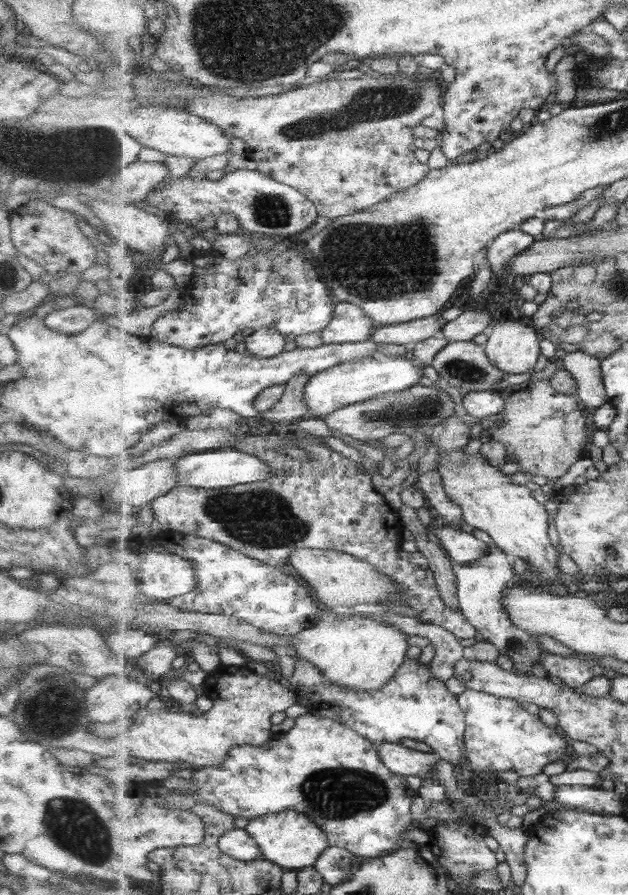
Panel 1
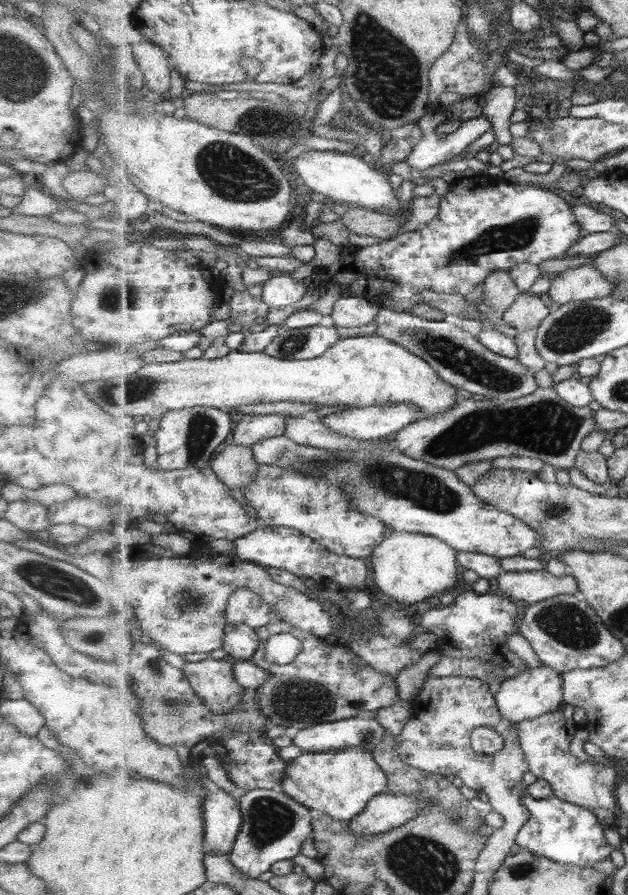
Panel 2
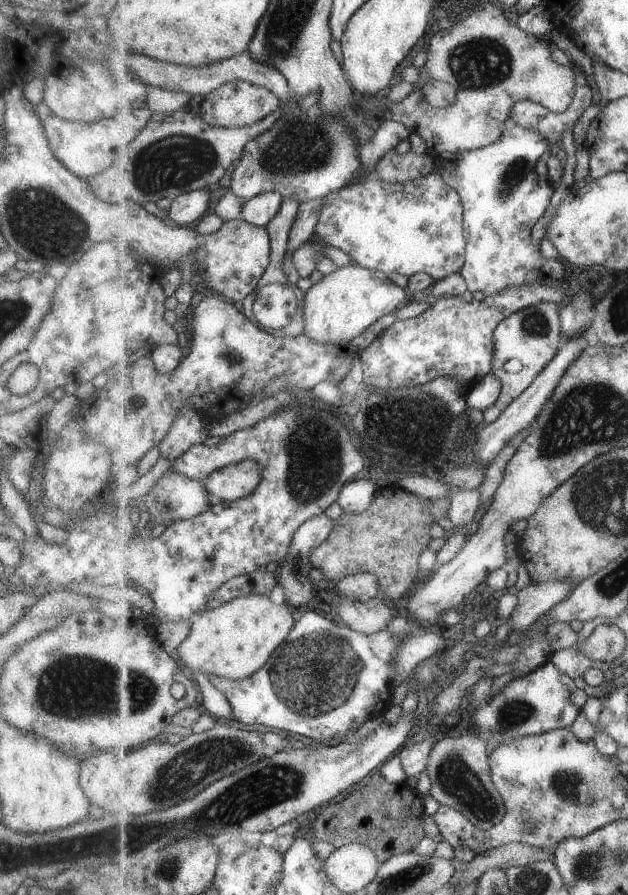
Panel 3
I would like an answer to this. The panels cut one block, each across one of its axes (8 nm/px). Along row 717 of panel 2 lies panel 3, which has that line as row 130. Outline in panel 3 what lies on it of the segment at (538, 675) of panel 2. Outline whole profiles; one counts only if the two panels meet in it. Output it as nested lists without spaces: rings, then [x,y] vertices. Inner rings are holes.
[[[513,119],[507,120],[505,134],[493,144],[462,152],[458,156],[436,156],[435,164],[439,166],[443,178],[455,192],[462,197],[464,212],[464,232],[466,233],[466,266],[460,272],[467,289],[477,290],[484,295],[493,296],[505,288],[523,286],[531,282],[553,282],[559,287],[564,282],[569,270],[558,260],[545,258],[539,252],[539,244],[533,244],[531,230],[541,220],[545,210],[551,204],[556,184],[549,176],[540,176],[536,170],[539,159],[549,154],[550,144],[535,128],[523,128]]]

